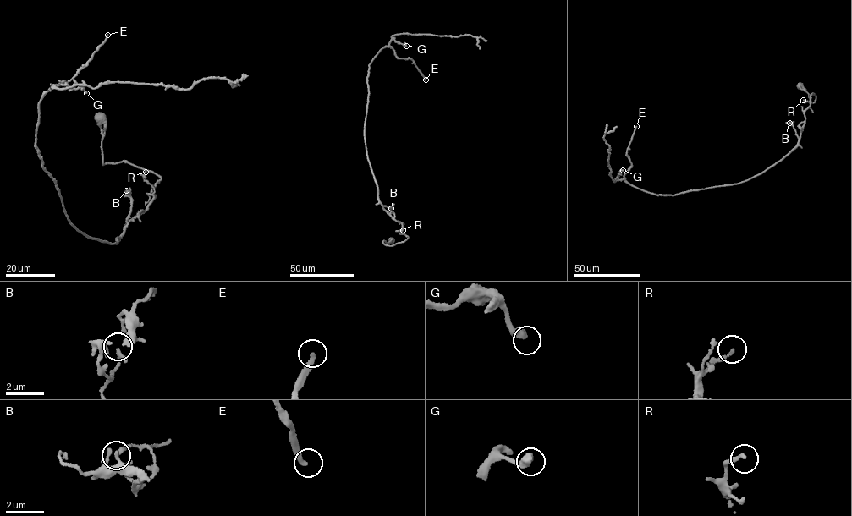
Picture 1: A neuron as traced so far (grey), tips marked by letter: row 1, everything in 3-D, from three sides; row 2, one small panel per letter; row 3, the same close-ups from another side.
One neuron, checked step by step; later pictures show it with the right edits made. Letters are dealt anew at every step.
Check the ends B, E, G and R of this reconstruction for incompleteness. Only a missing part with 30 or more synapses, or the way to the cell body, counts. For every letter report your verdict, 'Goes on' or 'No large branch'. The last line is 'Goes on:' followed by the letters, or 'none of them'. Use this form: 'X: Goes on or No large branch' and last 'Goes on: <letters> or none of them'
B: No large branch
E: Goes on
G: No large branch
R: No large branch
Goes on: E

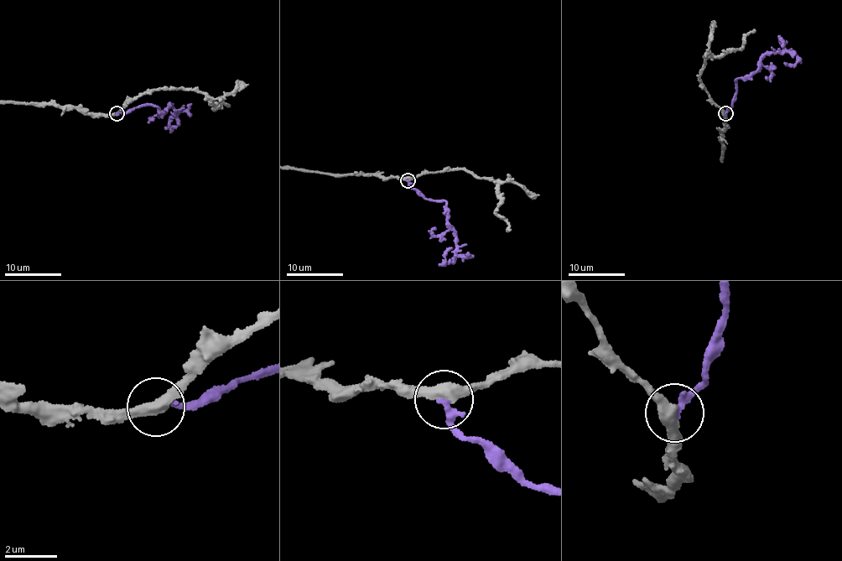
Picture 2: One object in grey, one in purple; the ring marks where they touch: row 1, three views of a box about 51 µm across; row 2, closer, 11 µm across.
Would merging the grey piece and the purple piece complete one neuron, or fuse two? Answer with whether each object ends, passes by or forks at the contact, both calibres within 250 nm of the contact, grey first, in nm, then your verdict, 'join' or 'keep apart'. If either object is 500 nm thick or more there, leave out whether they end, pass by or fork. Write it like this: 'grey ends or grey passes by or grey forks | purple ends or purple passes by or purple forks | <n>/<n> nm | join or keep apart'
grey passes by | purple ends | 440/320 nm | join

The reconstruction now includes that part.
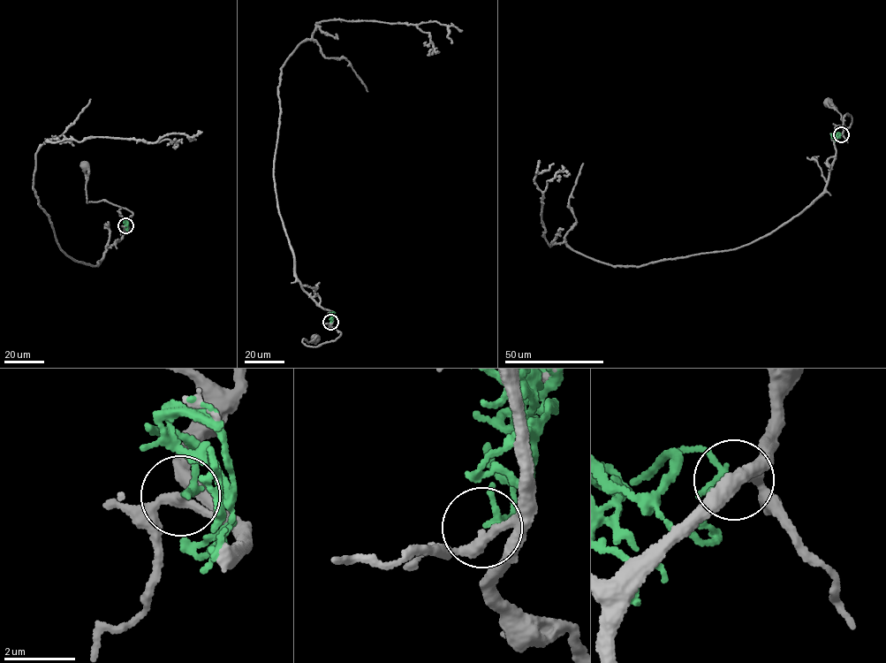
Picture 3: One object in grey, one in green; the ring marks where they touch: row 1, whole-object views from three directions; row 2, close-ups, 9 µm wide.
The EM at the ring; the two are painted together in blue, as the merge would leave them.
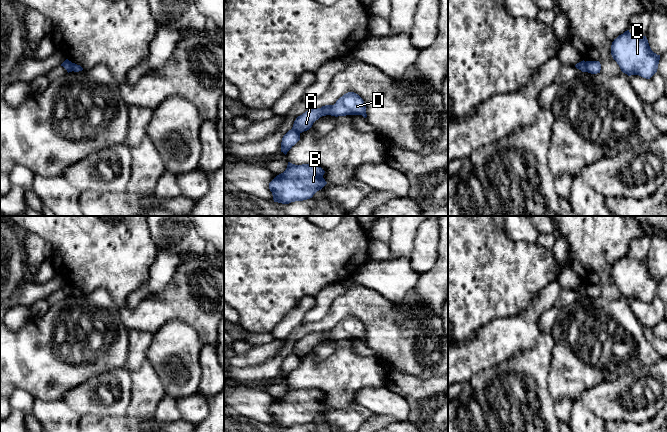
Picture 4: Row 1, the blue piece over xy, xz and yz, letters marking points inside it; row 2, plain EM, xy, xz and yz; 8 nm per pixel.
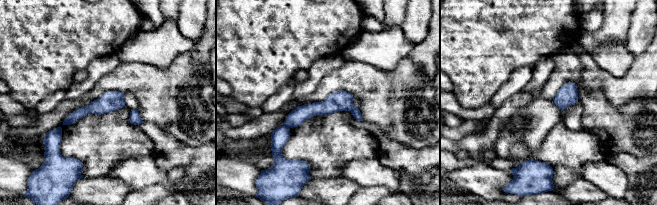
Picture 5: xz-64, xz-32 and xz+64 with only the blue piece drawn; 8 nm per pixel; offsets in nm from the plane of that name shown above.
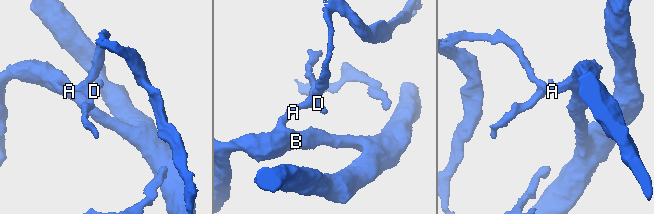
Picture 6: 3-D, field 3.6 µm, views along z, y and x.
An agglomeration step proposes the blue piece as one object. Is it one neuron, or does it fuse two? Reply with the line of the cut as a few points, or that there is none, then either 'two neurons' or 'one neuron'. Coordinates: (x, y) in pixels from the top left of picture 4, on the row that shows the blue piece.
cut yz (584, 62), (586, 71); two neurons

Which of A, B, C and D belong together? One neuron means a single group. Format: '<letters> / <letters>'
A D / B C

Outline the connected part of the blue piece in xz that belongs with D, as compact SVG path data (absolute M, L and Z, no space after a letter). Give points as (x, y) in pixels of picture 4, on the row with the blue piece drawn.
M348 92L340 97L334 105L325 105L321 108L315 108L306 111L298 116L294 121L292 129L302 133L309 130L313 123L322 116L346 116L346 115L362 115L367 117L366 105L363 99L354 92Z

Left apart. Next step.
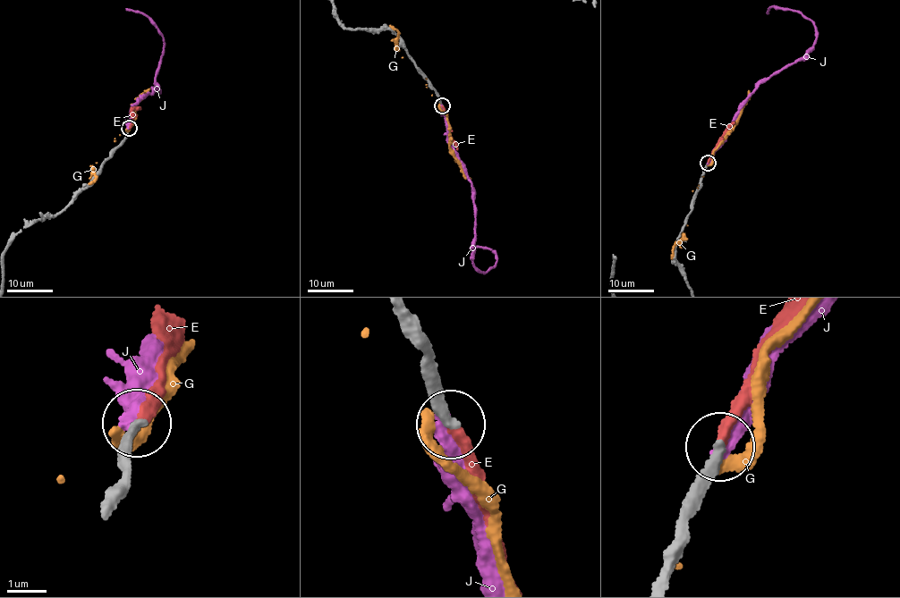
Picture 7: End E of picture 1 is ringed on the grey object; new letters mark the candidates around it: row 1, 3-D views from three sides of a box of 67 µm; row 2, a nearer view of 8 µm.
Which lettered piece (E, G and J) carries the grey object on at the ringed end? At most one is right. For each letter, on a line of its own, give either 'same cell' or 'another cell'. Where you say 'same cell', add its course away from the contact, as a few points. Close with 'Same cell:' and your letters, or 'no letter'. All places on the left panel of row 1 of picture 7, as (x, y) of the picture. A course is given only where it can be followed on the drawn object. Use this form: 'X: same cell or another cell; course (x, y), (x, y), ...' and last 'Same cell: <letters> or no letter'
E: same cell; course (129, 129), (131, 112), (140, 108)
G: another cell
J: another cell
Same cell: E

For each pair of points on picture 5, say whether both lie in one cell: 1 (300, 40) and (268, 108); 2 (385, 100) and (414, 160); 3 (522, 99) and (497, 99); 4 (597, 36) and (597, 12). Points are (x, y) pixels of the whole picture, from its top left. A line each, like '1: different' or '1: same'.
1: different
2: different
3: different
4: different

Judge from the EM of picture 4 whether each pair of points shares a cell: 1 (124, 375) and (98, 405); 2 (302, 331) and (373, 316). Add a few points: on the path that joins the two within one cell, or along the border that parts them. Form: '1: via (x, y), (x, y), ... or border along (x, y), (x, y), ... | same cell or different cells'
1: via (123, 387), (122, 398), (113, 407), (110, 407) | same cell
2: via (320, 325), (329, 321), (340, 310), (355, 310) | same cell

